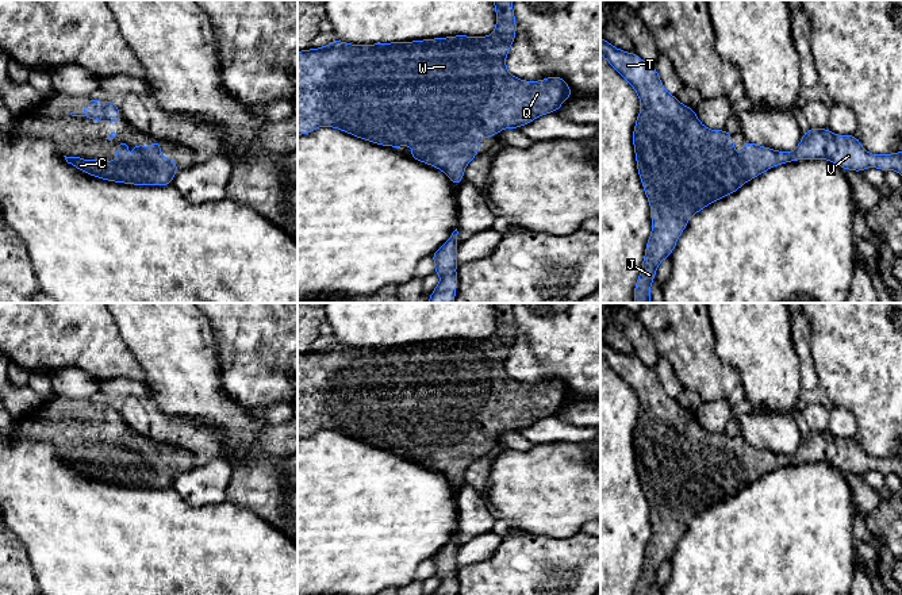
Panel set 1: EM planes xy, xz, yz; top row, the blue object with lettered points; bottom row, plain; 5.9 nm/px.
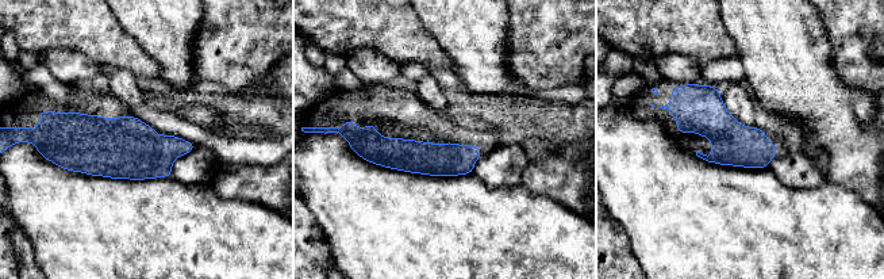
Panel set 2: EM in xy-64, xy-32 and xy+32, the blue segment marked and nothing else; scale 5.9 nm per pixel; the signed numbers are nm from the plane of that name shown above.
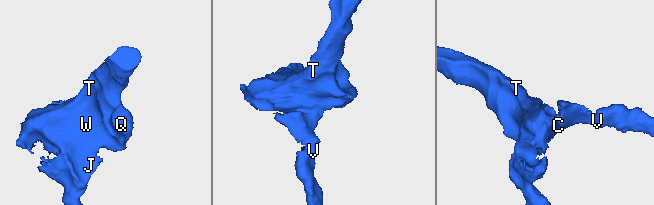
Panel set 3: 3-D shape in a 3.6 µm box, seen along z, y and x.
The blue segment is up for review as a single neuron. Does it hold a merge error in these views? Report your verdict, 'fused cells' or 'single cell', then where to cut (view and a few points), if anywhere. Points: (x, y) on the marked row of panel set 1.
single cell; no cut

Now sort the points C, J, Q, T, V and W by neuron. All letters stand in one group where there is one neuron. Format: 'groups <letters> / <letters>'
groups C J Q T V W

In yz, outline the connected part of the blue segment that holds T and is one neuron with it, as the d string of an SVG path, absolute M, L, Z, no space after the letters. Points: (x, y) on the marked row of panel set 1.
M600 38L600 55L619 73L640 97L641 110L633 130L633 146L637 170L650 204L652 233L645 246L642 269L634 287L634 303L650 303L650 285L660 262L671 257L688 219L709 204L734 193L746 181L753 180L776 165L799 160L828 160L841 169L861 173L865 168L883 172L897 170L902 177L902 151L871 154L853 135L836 135L828 128L810 127L794 151L779 151L746 141L740 158L734 151L733 135L726 130L710 130L698 119L695 110L683 105L669 95L653 65L648 65L636 53L614 47Z

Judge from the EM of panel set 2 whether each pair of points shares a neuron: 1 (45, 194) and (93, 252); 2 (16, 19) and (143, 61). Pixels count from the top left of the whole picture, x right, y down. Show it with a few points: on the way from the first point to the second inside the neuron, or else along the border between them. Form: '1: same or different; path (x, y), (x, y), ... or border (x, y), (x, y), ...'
1: same; path (60, 209), (88, 237)
2: same; path (47, 19), (80, 19), (104, 42), (112, 46)

